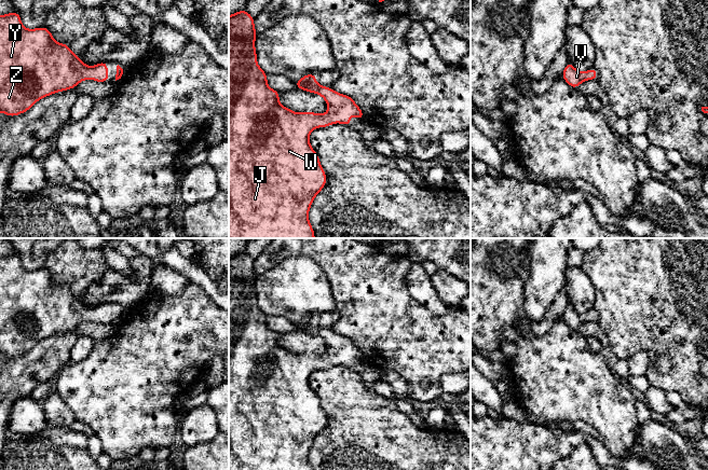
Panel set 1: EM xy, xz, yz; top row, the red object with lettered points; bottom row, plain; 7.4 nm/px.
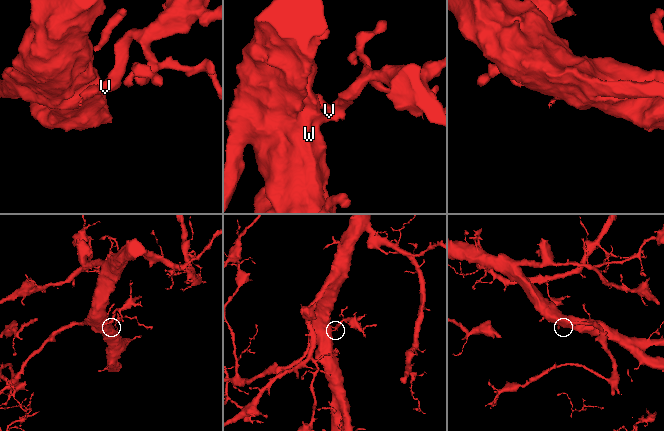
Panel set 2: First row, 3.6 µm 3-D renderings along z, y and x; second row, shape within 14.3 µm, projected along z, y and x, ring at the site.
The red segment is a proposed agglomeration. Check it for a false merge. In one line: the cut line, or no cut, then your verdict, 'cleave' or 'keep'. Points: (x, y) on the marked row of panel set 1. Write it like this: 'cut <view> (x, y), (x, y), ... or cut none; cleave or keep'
cut none; keep

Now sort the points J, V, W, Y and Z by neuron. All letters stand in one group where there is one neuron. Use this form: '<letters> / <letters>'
J V W Y Z

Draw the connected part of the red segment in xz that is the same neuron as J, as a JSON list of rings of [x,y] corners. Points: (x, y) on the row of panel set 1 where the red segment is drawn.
[[[246,10],[229,16],[229,238],[315,238],[314,230],[309,222],[309,210],[315,196],[323,190],[327,182],[325,170],[321,166],[319,157],[310,146],[310,133],[316,127],[328,127],[332,123],[341,123],[351,126],[350,116],[355,114],[358,121],[364,120],[362,109],[355,103],[352,97],[335,92],[331,87],[322,86],[316,83],[316,75],[308,73],[300,80],[295,81],[296,87],[321,95],[327,102],[326,114],[315,112],[294,112],[278,102],[280,92],[269,87],[268,74],[258,66],[255,40],[257,31],[254,27],[255,18]]]

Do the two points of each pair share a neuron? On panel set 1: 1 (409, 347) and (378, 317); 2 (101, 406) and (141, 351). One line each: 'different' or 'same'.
1: same
2: same

